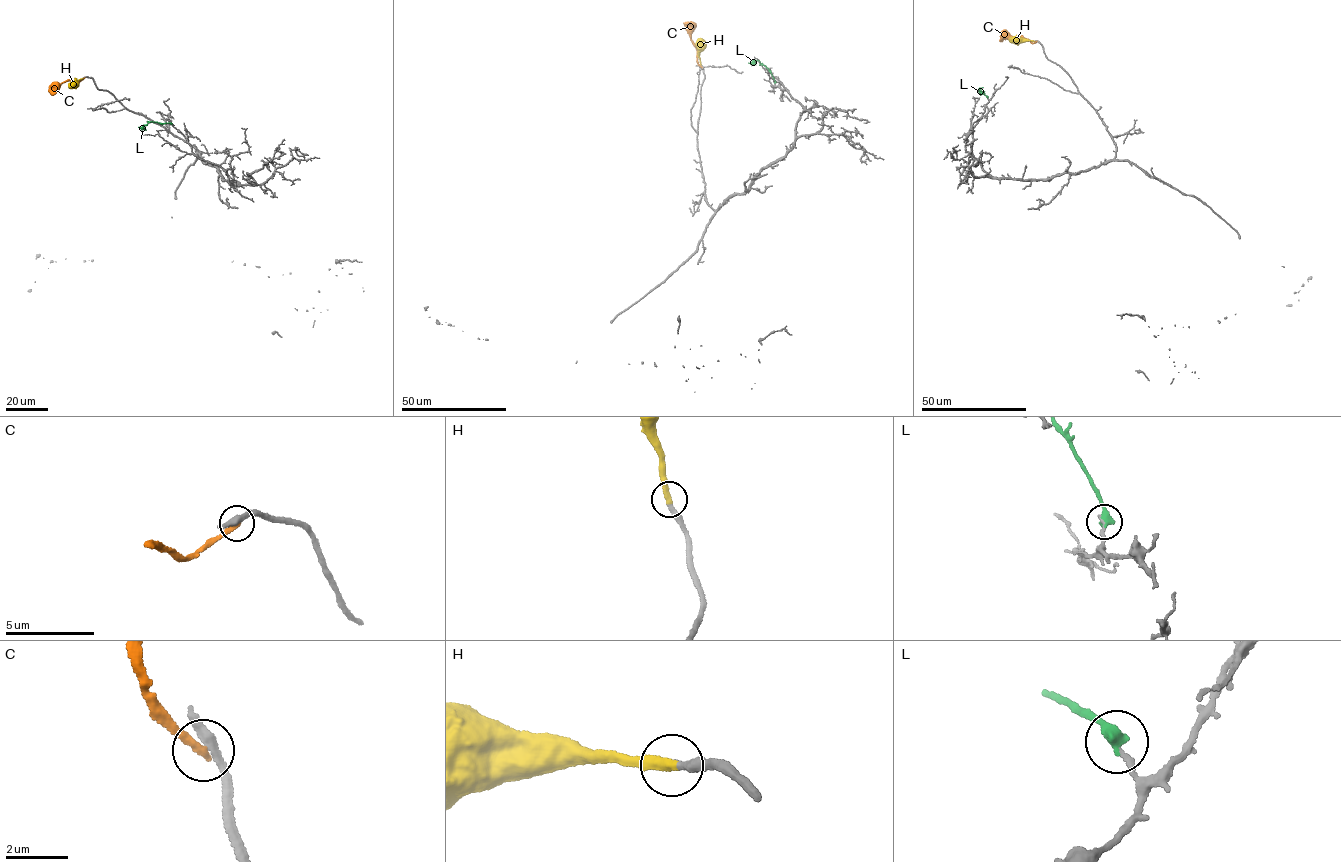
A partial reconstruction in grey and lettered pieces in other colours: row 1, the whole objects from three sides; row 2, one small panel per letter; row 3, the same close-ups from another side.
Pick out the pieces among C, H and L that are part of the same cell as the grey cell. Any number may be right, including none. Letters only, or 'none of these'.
H

